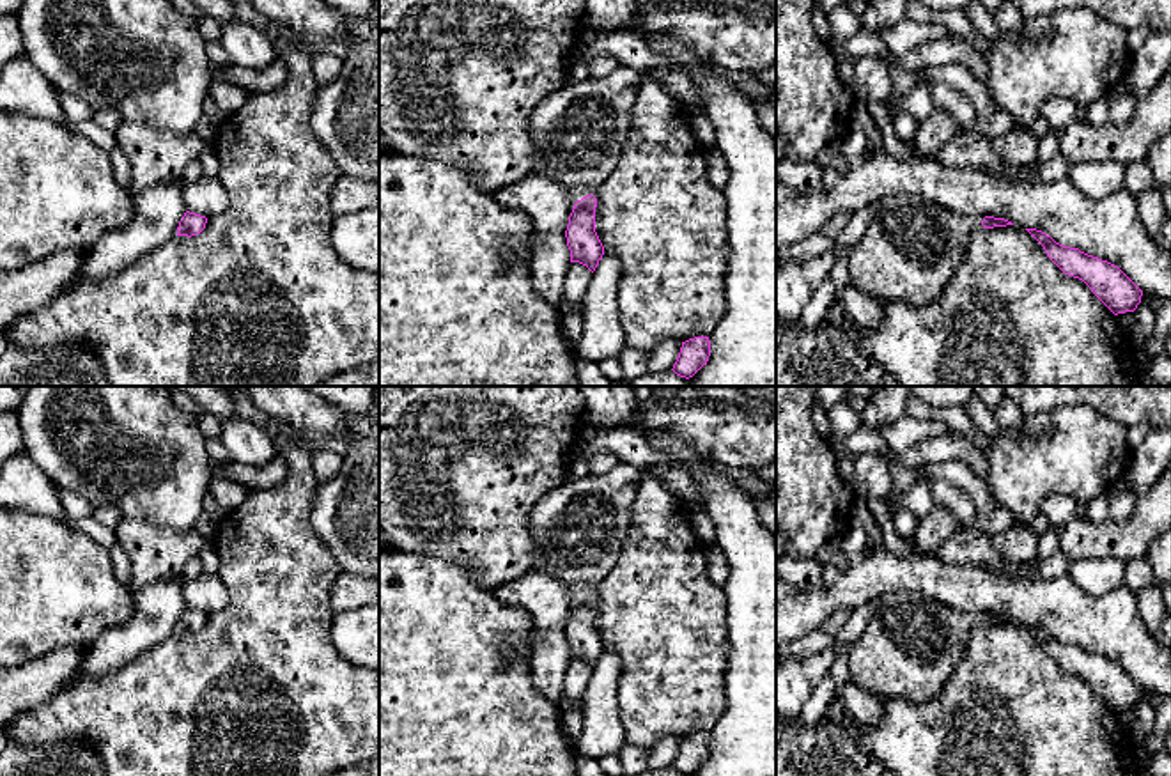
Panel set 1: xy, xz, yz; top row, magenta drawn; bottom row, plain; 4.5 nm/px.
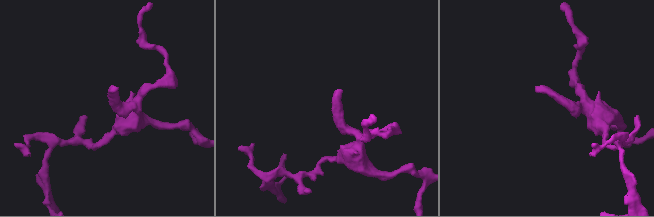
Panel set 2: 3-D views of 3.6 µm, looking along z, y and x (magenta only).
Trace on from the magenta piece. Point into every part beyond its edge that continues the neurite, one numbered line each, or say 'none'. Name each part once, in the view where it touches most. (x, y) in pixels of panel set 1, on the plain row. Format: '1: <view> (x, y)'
1: xz (580, 528)

